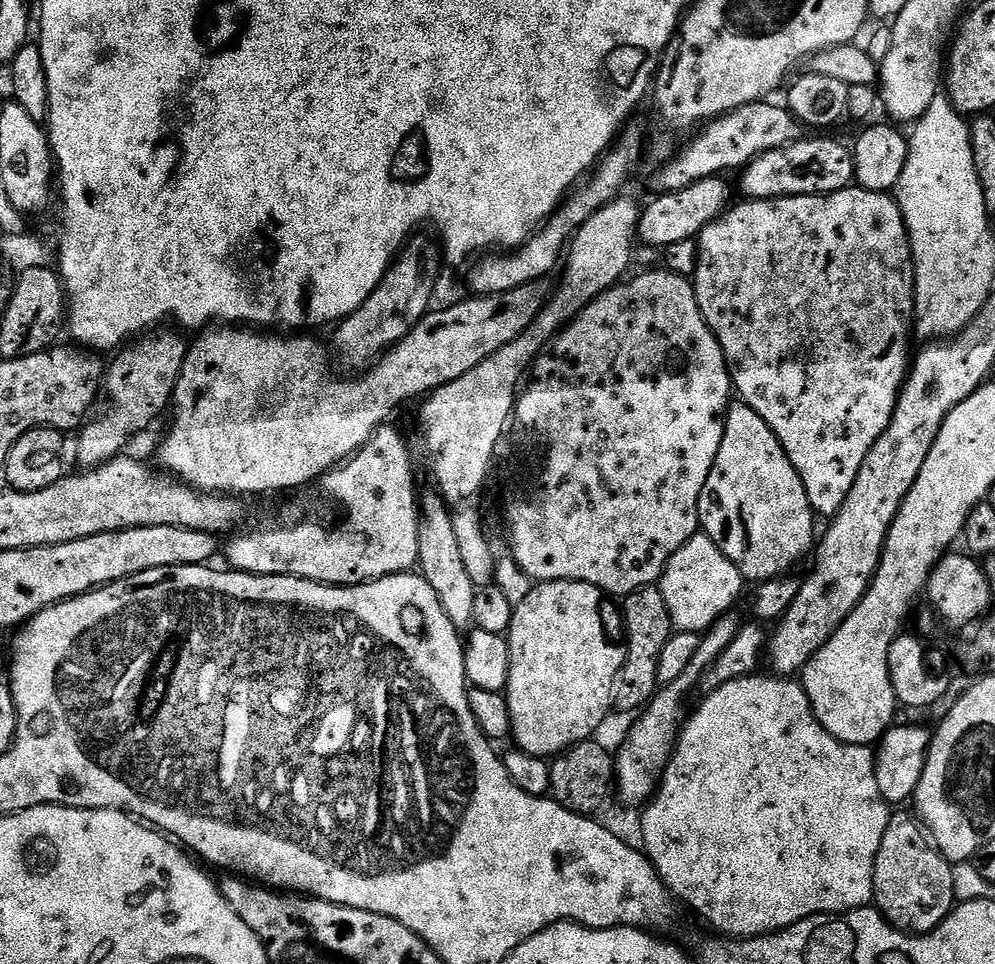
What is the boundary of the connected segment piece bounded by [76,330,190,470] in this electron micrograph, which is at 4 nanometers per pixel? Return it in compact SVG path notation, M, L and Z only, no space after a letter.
M152 330L141 335L119 353L121 356L113 364L107 365L102 392L108 397L105 398L104 405L103 400L99 405L100 417L96 424L85 423L76 436L77 465L81 469L97 468L121 455L132 438L140 432L149 431L153 427L151 424L163 412L169 411L190 344L187 339L184 341L179 336L179 331L160 331L164 330Z

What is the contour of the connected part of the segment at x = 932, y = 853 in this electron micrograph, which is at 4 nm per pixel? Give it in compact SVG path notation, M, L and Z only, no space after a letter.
M896 810L892 812L890 822L886 826L886 834L882 834L882 846L878 846L878 854L874 862L874 890L872 898L874 907L893 928L909 934L932 932L952 912L957 903L954 894L953 865L936 849L927 831L919 819L911 811Z

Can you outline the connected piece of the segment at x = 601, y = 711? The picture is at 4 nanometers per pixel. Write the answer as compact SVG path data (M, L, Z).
M549 580L532 586L532 589L513 607L512 621L506 633L508 649L510 650L510 674L508 675L506 699L510 722L512 723L510 736L513 741L516 739L515 747L519 751L545 758L555 758L578 742L593 739L597 735L596 731L599 730L600 723L607 718L608 712L613 711L612 691L616 676L619 674L621 666L624 665L624 652L621 649L616 649L608 641L607 634L604 633L604 616L600 613L600 599L602 599L600 588L588 584L585 580Z

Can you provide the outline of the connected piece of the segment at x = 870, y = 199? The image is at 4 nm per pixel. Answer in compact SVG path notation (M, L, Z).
M849 186L828 196L782 196L778 200L749 200L744 204L729 207L717 220L710 222L700 232L698 243L698 266L694 277L696 301L702 310L702 318L710 326L714 338L722 346L722 354L728 363L728 373L732 375L735 395L743 404L750 406L778 438L790 466L798 470L806 498L817 517L831 518L838 514L870 446L890 426L892 412L896 409L896 399L910 367L910 352L904 348L892 348L900 328L911 333L916 318L916 265L912 262L912 244L908 240L908 227L895 199L886 192L868 192L859 186Z

